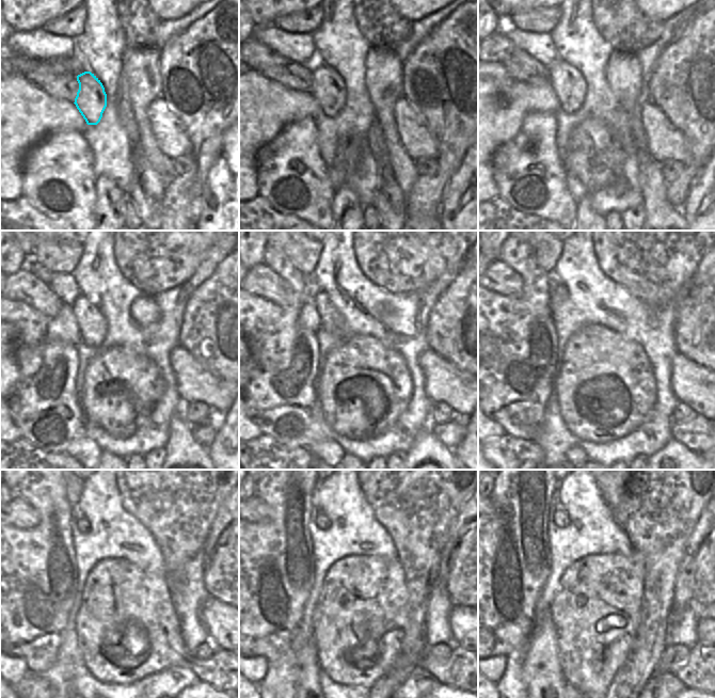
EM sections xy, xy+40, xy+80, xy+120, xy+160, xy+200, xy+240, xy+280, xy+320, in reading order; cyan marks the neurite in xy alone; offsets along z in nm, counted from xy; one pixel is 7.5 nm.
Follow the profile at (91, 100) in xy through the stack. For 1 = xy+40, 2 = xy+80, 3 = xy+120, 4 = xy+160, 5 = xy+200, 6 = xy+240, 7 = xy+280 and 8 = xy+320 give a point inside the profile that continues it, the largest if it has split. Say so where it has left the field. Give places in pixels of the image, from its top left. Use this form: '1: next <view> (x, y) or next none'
1: next xy+40 (329, 89)
2: next xy+80 (569, 85)
3: next xy+120 (92, 323)
4: next xy+160 (330, 318)
5: next xy+200 (561, 290)
6: next xy+240 (82, 524)
7: next xy+280 (322, 522)
8: next xy+320 (561, 519)

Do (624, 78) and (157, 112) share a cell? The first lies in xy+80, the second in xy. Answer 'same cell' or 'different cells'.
different cells

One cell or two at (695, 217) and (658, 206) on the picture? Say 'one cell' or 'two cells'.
two cells

